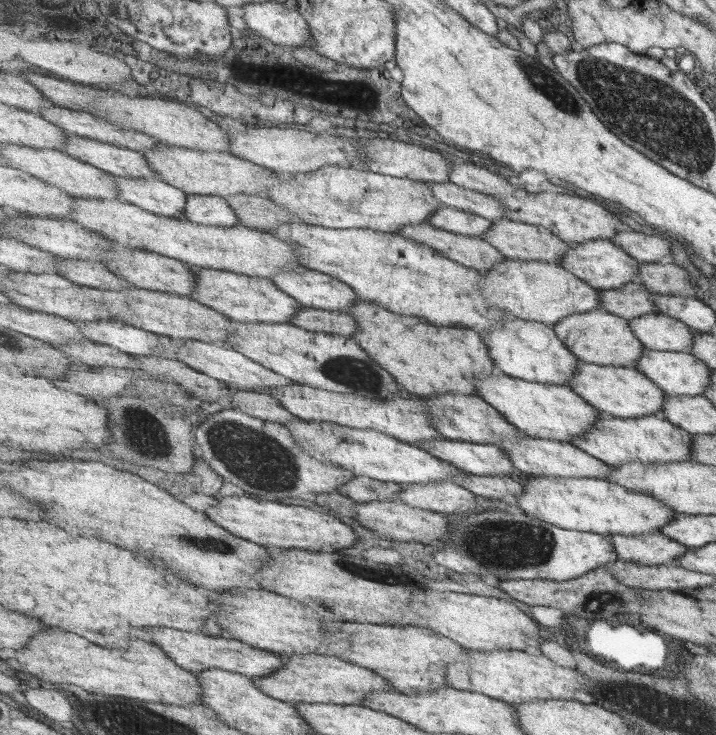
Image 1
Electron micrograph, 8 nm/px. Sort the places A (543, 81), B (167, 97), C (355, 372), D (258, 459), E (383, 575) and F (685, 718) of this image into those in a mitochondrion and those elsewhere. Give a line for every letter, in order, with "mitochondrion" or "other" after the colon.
A: mitochondrion
B: other
C: mitochondrion
D: mitochondrion
E: mitochondrion
F: mitochondrion

